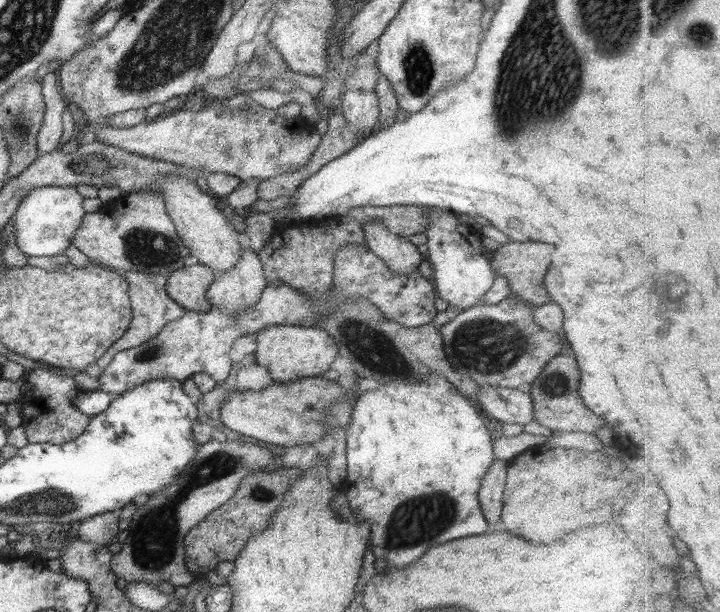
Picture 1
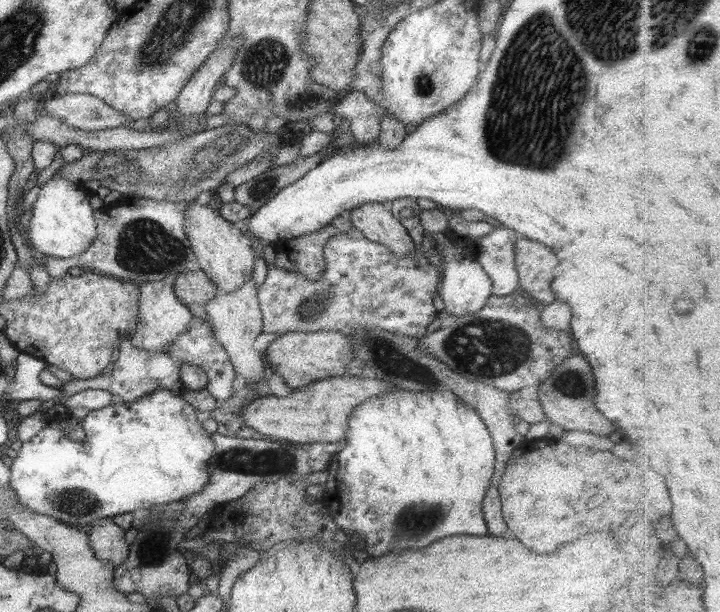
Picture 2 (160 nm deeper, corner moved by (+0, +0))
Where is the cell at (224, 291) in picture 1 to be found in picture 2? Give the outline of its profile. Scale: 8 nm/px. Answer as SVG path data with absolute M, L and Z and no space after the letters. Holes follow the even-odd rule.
M250 278L245 284L233 292L217 292L204 306L213 338L227 353L227 361L233 366L234 373L246 380L246 387L255 387L261 380L264 362L261 362L261 353L254 349L254 342L262 332L262 314L258 307L256 288Z

